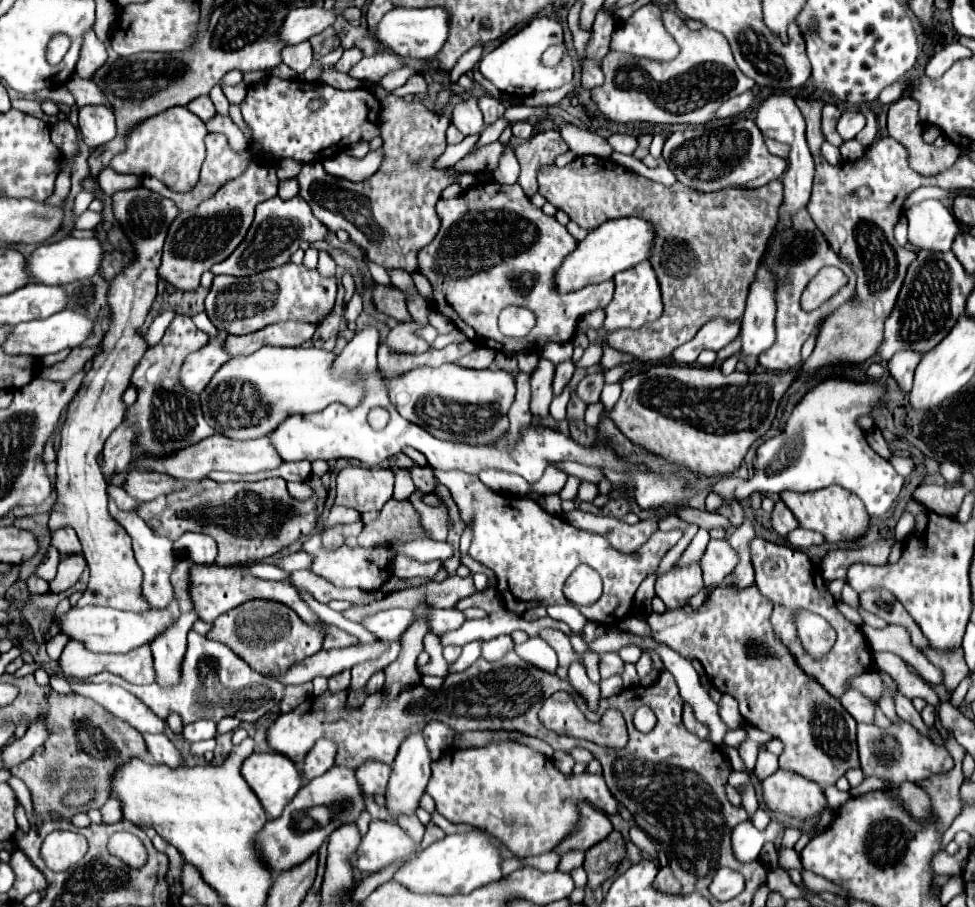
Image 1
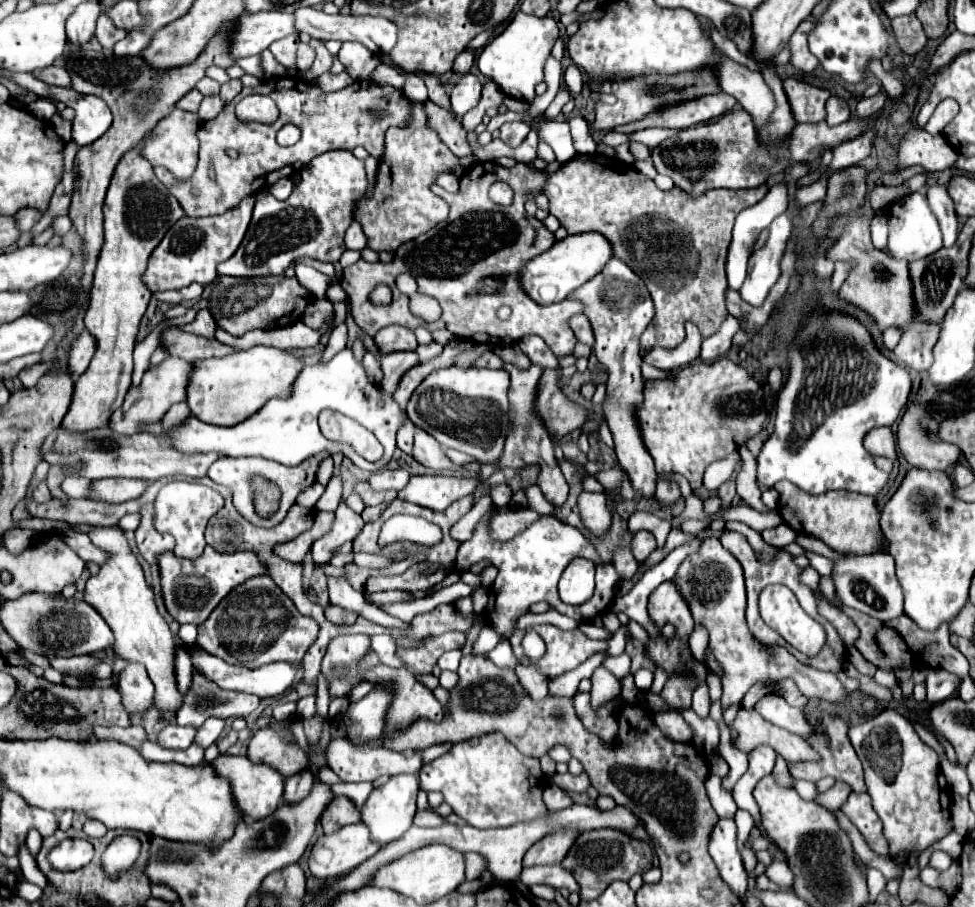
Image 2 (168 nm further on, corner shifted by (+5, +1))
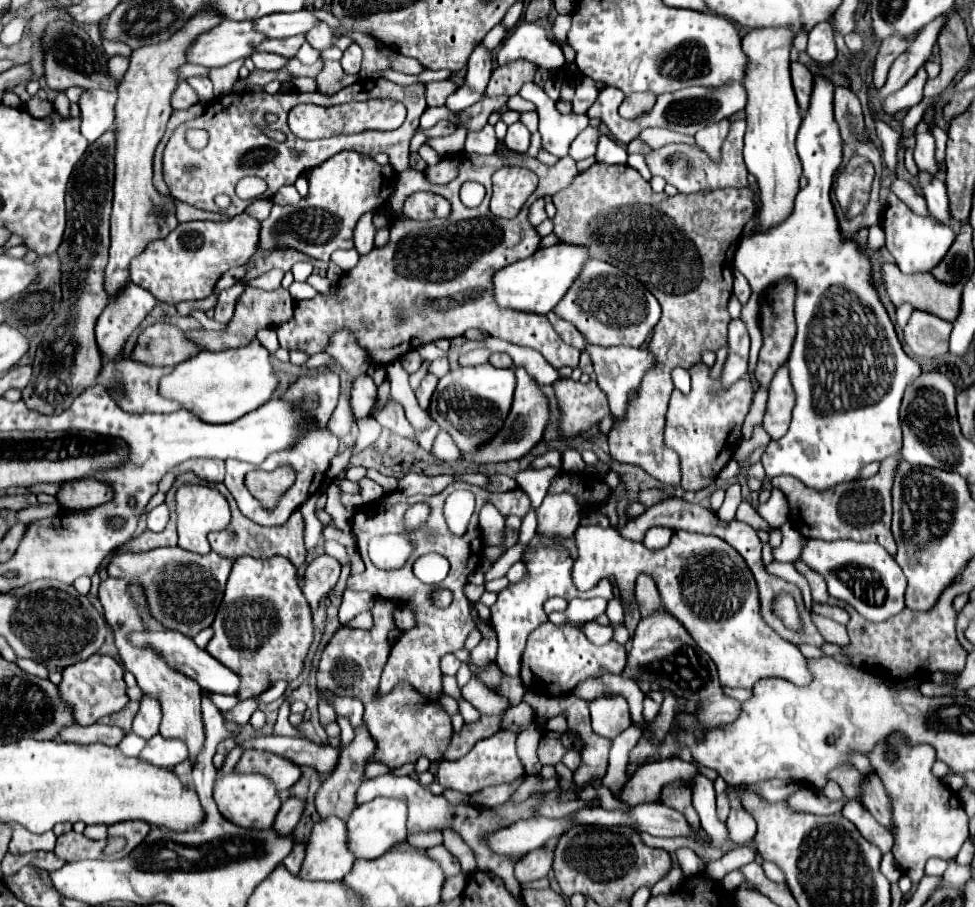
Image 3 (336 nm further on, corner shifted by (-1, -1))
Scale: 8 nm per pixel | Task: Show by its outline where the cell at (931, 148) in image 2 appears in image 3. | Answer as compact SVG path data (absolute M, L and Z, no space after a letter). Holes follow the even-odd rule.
M897 179L891 183L891 193L895 193L903 203L907 203L911 209L915 209L915 213L923 213L923 215L929 215L927 213L927 207L925 207L925 201L923 201L923 195L905 179Z

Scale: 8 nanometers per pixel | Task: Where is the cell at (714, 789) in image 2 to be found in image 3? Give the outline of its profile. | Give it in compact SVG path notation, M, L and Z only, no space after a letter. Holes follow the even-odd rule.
M741 805L731 807L731 813L727 817L727 827L731 829L731 841L735 845L745 845L745 843L753 841L753 837L757 833L755 819Z

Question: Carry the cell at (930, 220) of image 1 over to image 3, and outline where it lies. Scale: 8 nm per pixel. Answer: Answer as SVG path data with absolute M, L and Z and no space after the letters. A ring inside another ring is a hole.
M895 195L887 197L883 218L883 229L887 235L887 251L893 255L897 267L903 273L933 269L943 259L943 255L947 253L951 243L955 241L955 233L951 227L935 227L937 223L931 217L921 217L921 215L913 213Z

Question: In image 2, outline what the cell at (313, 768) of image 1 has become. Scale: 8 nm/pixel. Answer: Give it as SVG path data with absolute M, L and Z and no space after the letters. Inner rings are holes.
M301 771L289 779L285 779L285 791L283 791L283 801L285 803L299 803L299 799L305 799L313 787L313 773L311 771Z

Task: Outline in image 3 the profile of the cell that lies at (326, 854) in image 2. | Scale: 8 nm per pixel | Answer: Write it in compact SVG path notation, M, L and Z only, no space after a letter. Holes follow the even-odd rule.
M327 817L313 827L299 877L309 881L339 881L353 869L355 861L357 857L349 849L347 825L337 817Z

